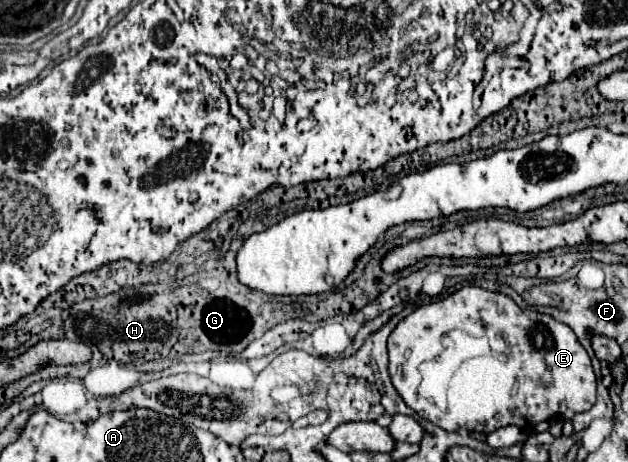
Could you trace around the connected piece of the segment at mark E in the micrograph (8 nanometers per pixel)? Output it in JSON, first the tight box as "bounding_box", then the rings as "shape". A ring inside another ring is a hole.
{"bounding_box":[388,287,596,435],"shape":[[[462,287],[444,301],[418,307],[392,331],[388,353],[390,379],[404,403],[446,431],[466,429],[488,435],[508,425],[528,429],[540,421],[562,417],[568,409],[572,413],[588,411],[596,403],[592,363],[574,331],[550,315],[518,307],[504,293],[480,287]]]}

